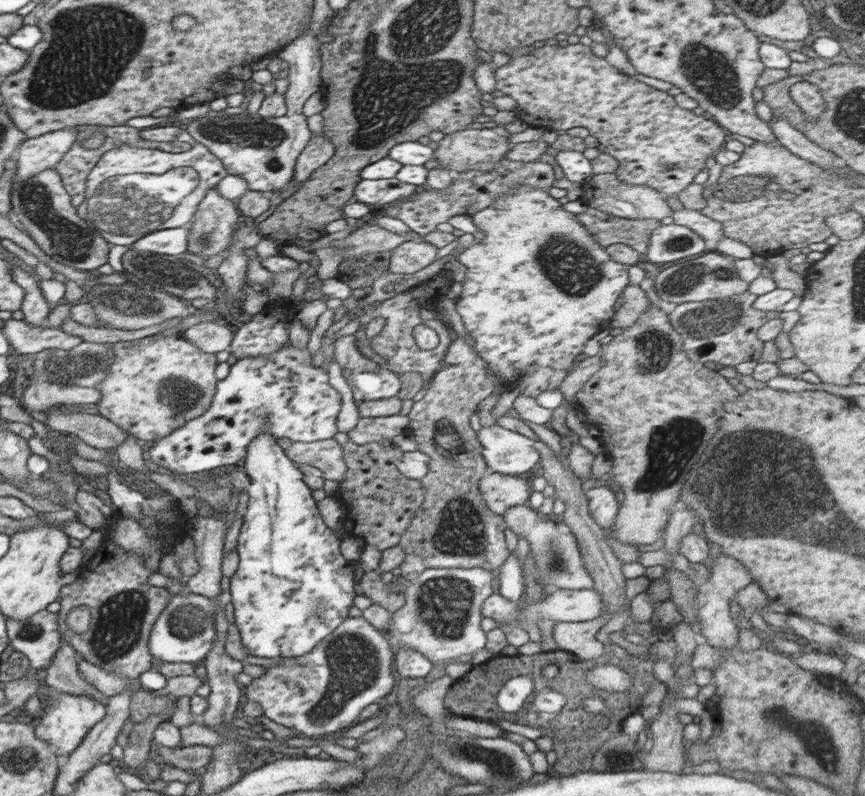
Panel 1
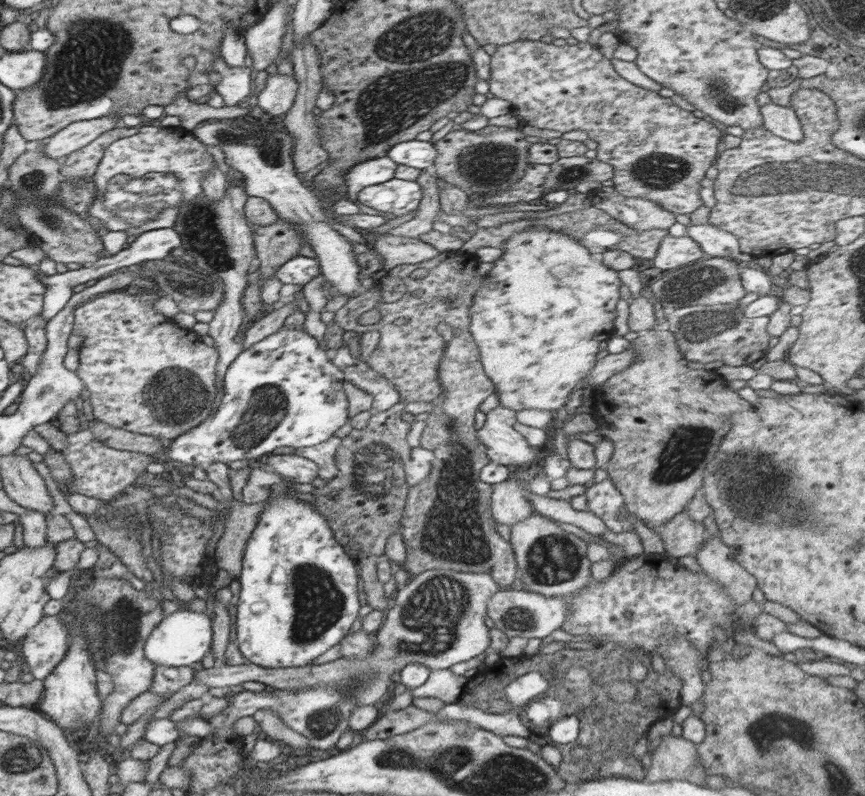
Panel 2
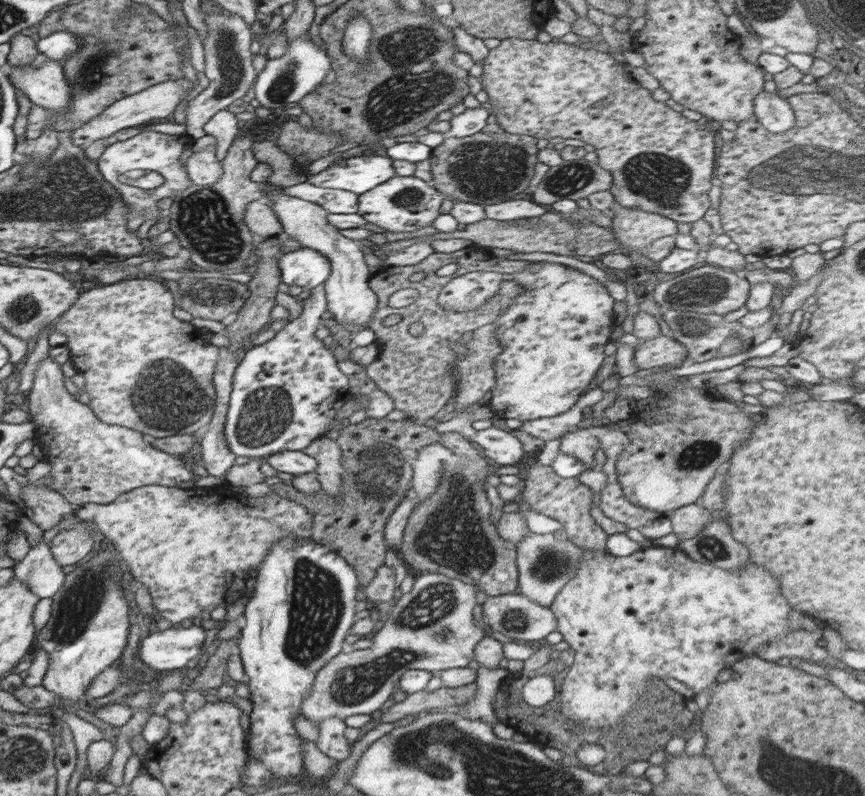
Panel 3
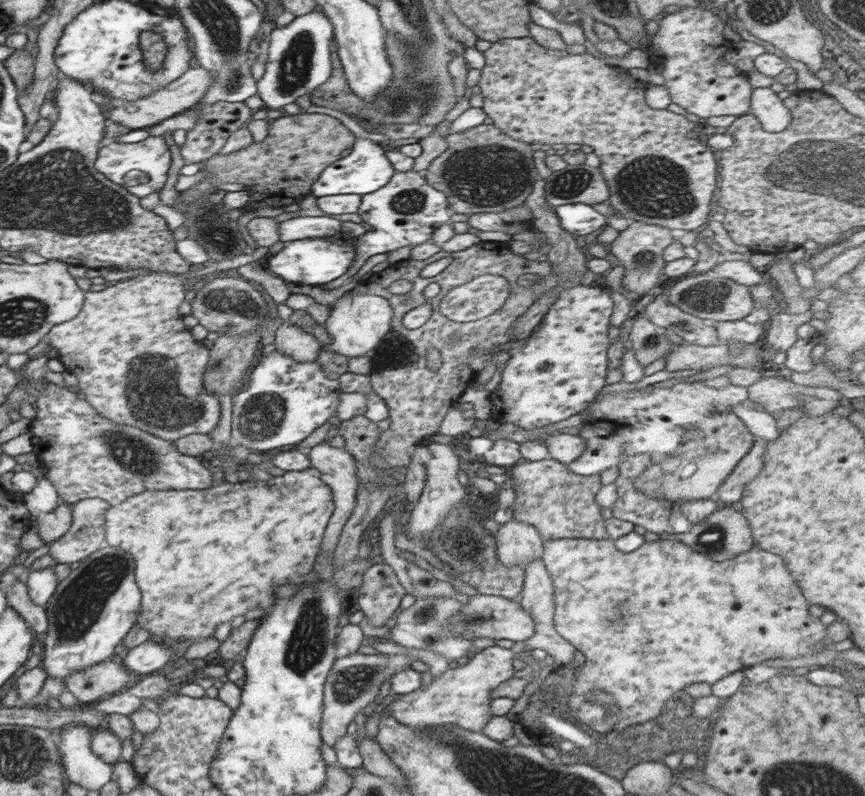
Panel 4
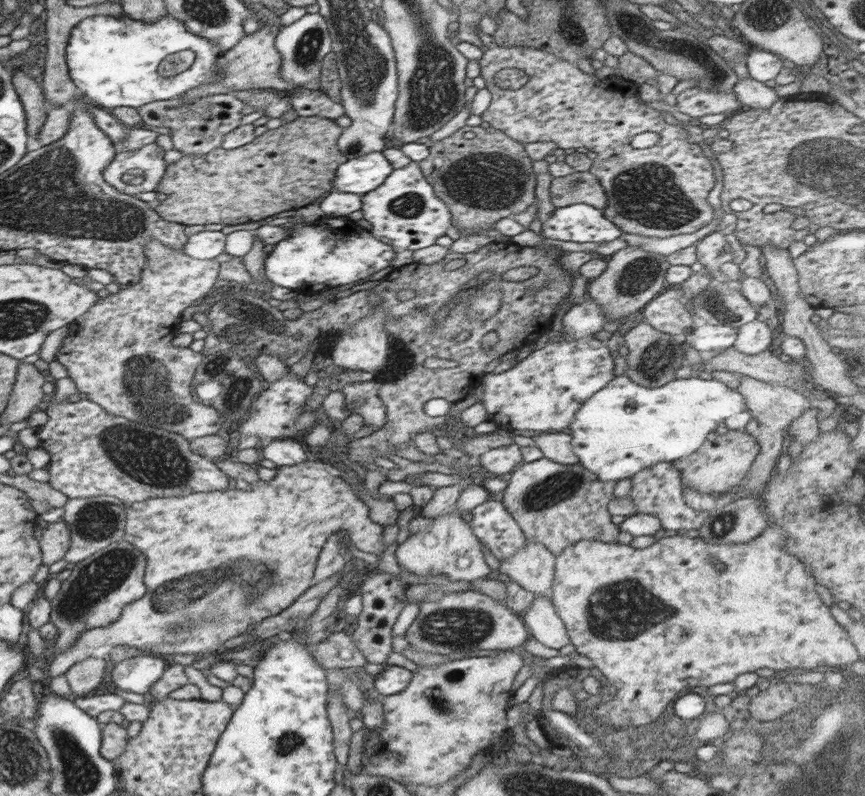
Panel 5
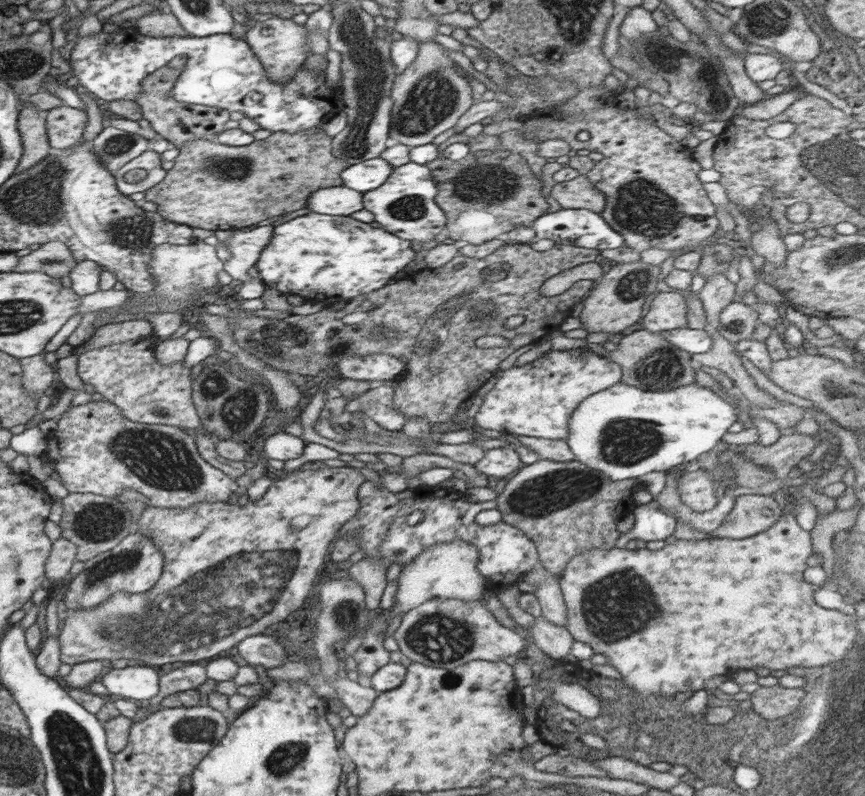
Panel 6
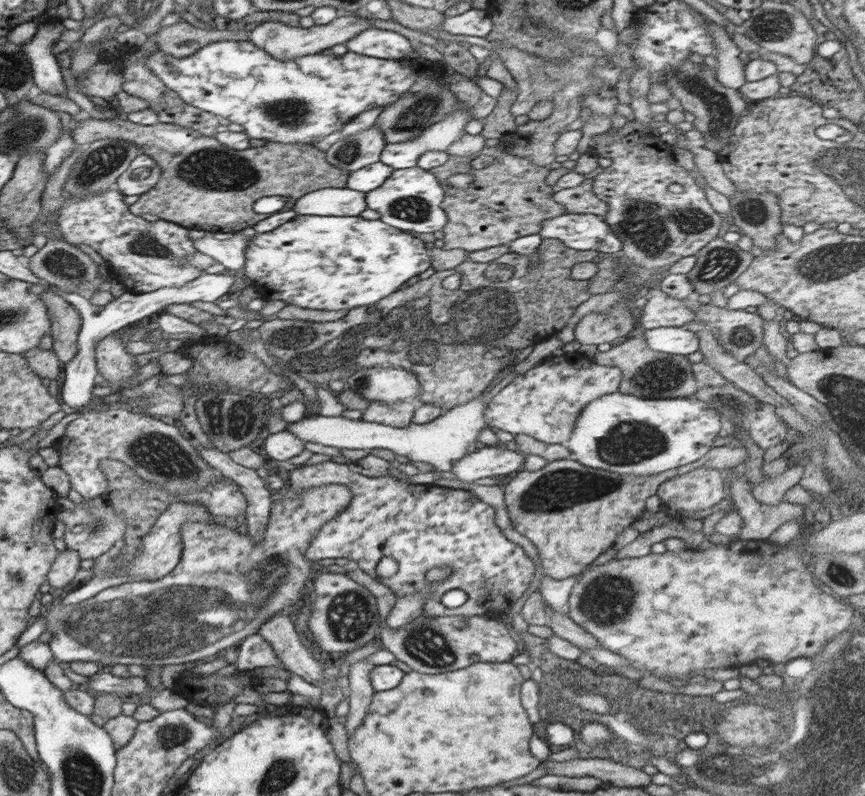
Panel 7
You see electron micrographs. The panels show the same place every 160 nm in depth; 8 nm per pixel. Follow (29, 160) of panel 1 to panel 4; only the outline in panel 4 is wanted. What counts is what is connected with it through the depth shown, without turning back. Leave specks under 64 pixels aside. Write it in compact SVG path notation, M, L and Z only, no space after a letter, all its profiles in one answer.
M202 67L190 68L182 73L180 78L173 80L164 88L154 91L150 96L142 97L138 100L127 100L117 102L106 111L107 123L118 123L129 126L131 129L151 127L161 123L184 110L198 104L201 98L207 94L209 88L215 80L215 72Z

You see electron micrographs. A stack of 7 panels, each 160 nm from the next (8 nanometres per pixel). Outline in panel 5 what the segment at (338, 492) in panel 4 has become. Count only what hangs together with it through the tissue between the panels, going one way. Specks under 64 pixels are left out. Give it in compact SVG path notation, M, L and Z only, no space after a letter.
M338 531L338 533L329 536L329 540L326 541L316 561L313 584L324 582L326 578L339 574L339 572L346 568L345 564L348 564L350 560L342 542L345 534L345 531Z

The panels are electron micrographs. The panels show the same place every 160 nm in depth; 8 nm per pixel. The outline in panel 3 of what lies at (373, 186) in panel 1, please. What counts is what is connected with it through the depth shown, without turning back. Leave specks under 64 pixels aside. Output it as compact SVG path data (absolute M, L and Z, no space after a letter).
M396 176L359 195L357 214L370 224L376 224L388 232L414 232L418 228L430 226L440 216L440 206L444 196L425 180L412 176Z

